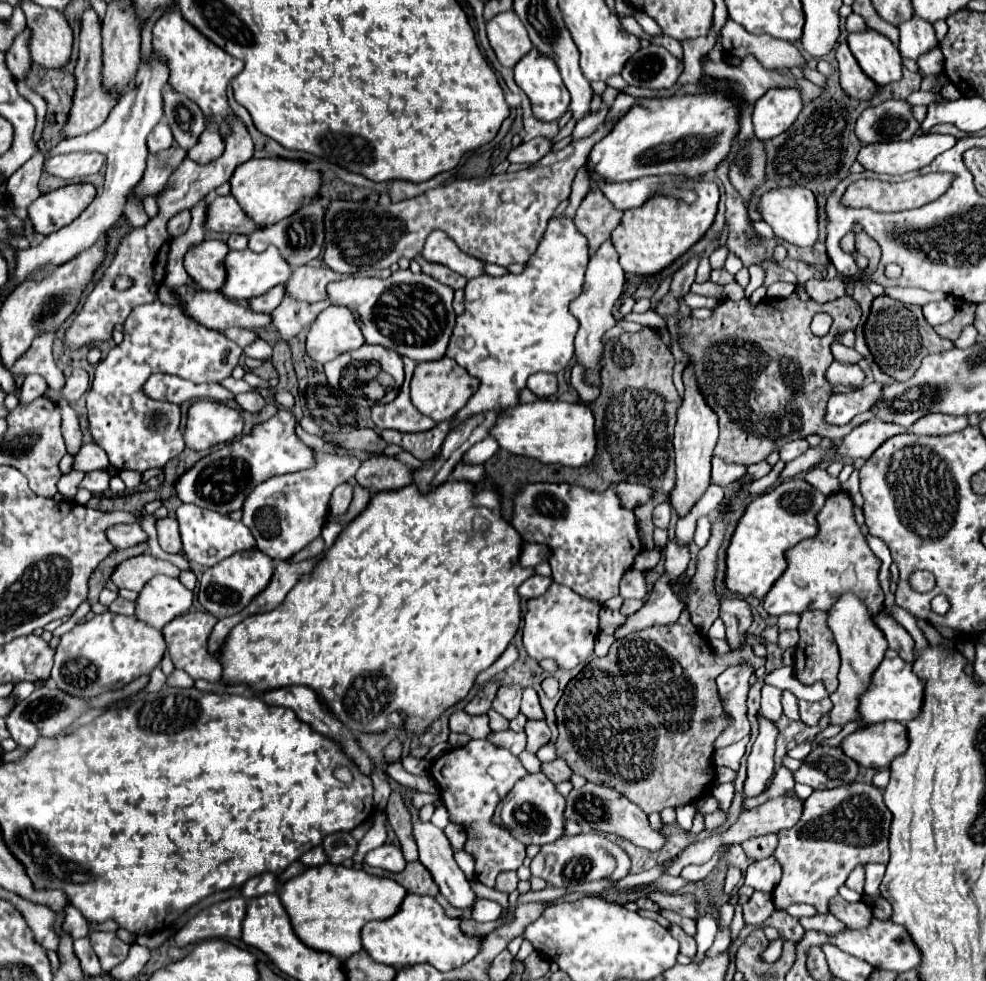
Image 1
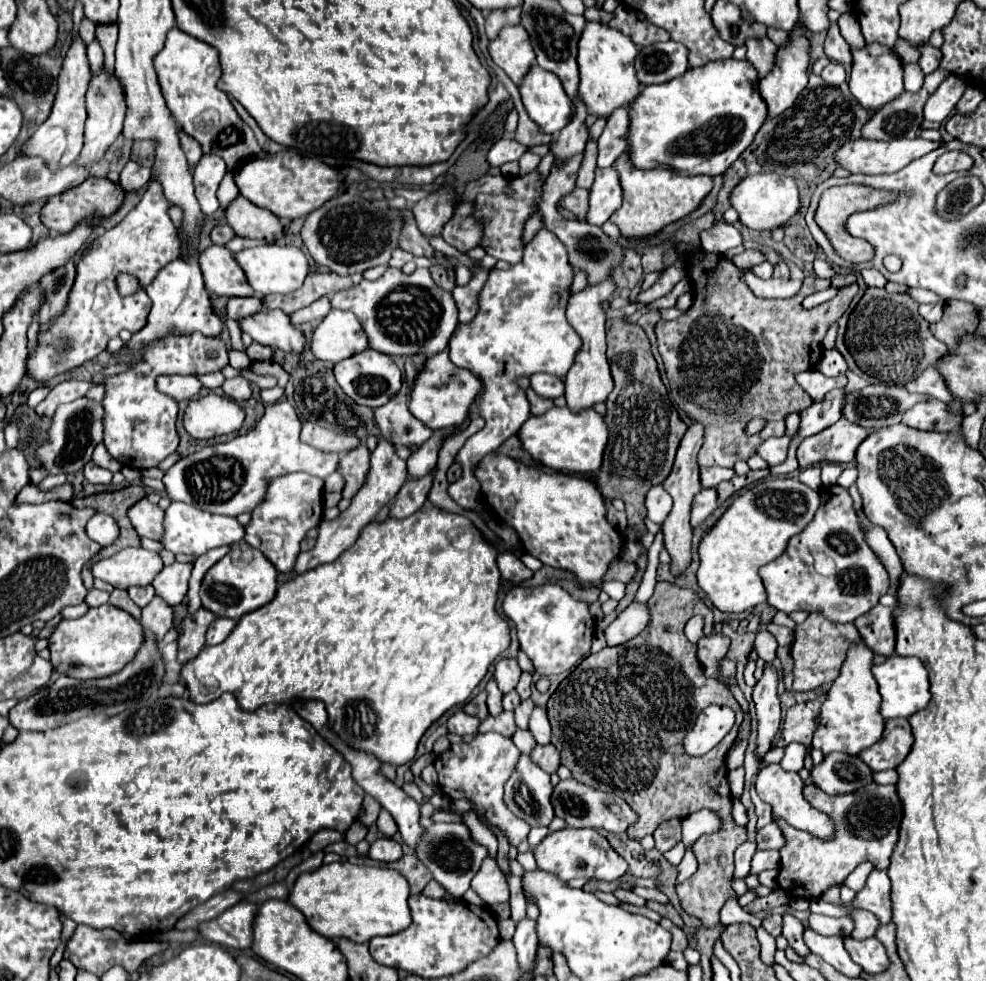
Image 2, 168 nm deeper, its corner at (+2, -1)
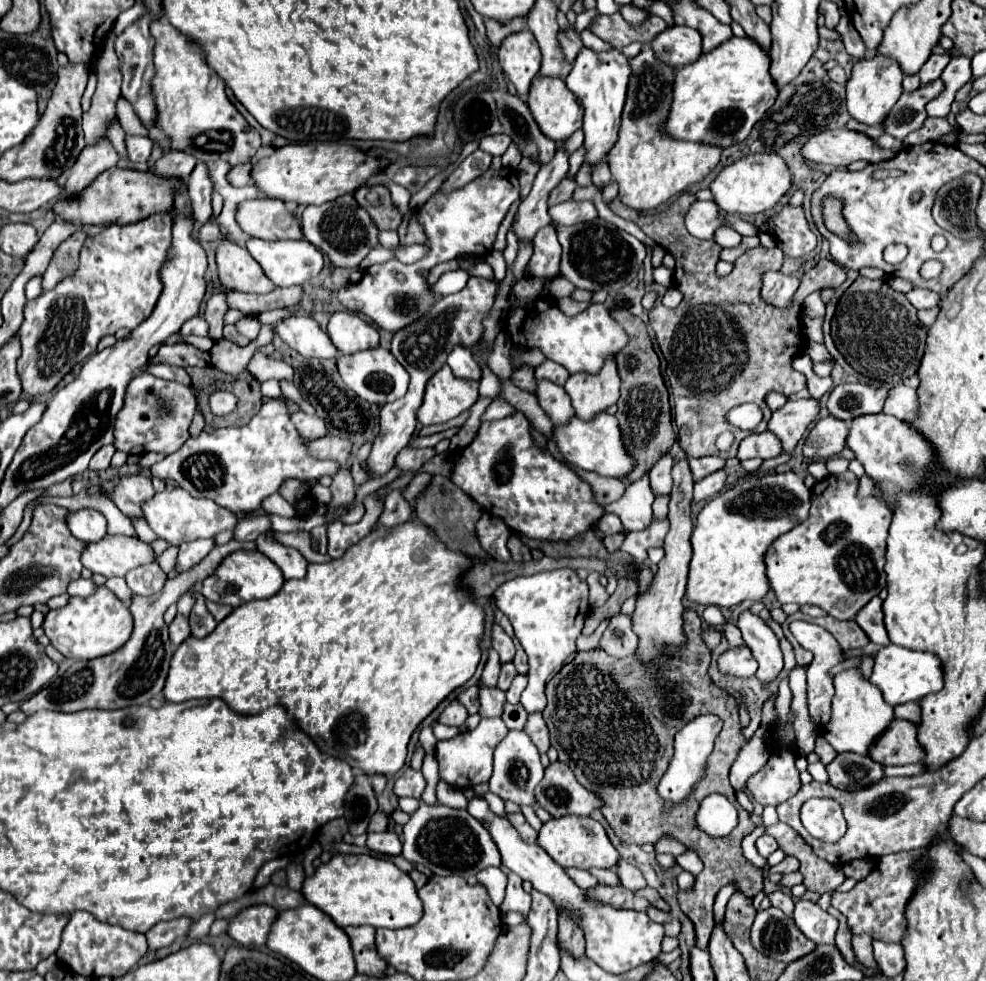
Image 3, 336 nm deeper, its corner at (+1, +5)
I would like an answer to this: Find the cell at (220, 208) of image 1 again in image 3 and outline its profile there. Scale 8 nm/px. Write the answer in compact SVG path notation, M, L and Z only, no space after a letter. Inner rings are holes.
M269 198L245 200L239 204L235 220L243 232L255 238L263 240L303 238L297 218L291 212L287 212L281 200Z

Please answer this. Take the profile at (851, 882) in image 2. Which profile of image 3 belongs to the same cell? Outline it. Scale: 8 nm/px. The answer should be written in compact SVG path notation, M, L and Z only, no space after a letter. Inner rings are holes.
M859 858L859 860L853 860L853 862L847 862L843 866L843 872L847 878L855 878L855 880L861 880L869 874L869 870L873 870L873 860L871 858Z

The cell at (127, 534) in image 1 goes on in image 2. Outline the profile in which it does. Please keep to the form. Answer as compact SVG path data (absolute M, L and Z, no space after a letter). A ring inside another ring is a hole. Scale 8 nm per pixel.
M94 514L86 524L86 534L92 536L92 540L100 546L110 546L118 536L118 526L114 518L106 514Z

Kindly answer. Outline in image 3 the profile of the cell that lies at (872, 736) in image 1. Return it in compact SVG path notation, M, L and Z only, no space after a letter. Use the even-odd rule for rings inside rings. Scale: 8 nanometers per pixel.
M895 718L883 736L871 746L869 756L881 766L903 766L923 760L923 750L917 742L917 726L909 720Z

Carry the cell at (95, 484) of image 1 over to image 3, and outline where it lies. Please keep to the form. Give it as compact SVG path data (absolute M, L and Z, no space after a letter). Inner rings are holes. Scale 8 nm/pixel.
M113 444L103 446L103 448L101 448L93 458L91 458L89 468L91 468L91 470L95 470L95 472L99 472L99 470L107 470L113 454L115 454L115 446L113 446Z

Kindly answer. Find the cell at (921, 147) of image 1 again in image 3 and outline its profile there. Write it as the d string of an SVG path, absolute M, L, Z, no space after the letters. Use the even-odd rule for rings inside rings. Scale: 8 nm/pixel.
M825 130L809 138L803 146L807 162L829 164L829 166L849 166L851 162L865 160L869 164L879 164L891 160L895 150L881 148L873 138L855 130Z

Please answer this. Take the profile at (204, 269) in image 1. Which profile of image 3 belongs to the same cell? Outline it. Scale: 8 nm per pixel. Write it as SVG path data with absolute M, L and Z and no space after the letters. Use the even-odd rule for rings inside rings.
M225 240L217 246L215 260L219 280L227 290L257 294L273 290L273 284L269 282L269 278L265 278L261 266L251 258L251 254L245 248Z

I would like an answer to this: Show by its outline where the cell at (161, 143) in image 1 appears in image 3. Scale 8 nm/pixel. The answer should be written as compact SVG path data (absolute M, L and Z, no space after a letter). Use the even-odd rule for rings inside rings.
M127 136L125 142L127 142L127 152L129 152L131 162L145 164L149 160L151 150L153 150L153 142L149 138L145 138L145 136Z

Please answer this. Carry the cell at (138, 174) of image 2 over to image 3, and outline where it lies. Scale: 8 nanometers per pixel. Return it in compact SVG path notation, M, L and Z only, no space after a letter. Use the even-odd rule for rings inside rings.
M115 120L115 126L113 126L107 134L109 134L109 140L111 140L111 144L115 146L117 154L119 154L121 158L127 158L127 148L125 148L125 132L121 130L121 126L119 126L119 122L117 122L117 120Z

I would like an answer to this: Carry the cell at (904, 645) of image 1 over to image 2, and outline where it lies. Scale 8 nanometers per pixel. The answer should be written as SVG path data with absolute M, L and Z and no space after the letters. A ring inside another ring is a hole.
M878 604L876 608L872 608L872 612L866 612L864 616L856 618L854 626L858 628L864 644L874 654L882 654L882 656L894 654L896 632L894 632L892 608Z

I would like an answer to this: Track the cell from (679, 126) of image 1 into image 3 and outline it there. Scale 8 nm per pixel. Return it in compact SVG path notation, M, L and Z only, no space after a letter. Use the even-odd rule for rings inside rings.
M731 38L729 42L717 46L715 50L701 54L699 60L695 60L693 64L677 70L675 82L673 82L671 108L661 130L677 140L729 148L733 144L743 142L751 134L753 126L773 106L775 98L777 98L777 88L769 78L769 54L761 50L761 46L757 46L757 42L753 42L751 38Z

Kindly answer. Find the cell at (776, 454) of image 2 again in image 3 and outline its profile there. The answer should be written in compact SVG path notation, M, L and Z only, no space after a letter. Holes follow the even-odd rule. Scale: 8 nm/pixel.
M761 432L761 434L749 434L741 444L737 458L747 460L747 458L775 458L781 454L781 440L773 432Z

